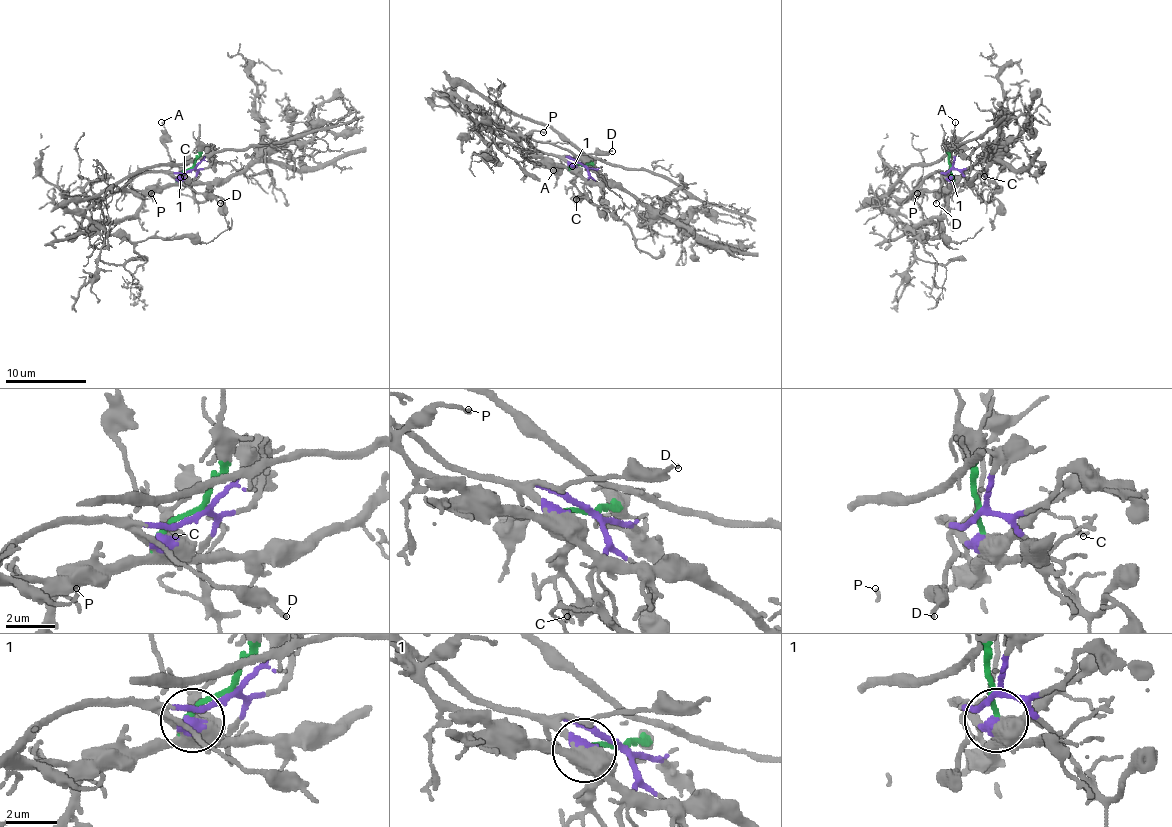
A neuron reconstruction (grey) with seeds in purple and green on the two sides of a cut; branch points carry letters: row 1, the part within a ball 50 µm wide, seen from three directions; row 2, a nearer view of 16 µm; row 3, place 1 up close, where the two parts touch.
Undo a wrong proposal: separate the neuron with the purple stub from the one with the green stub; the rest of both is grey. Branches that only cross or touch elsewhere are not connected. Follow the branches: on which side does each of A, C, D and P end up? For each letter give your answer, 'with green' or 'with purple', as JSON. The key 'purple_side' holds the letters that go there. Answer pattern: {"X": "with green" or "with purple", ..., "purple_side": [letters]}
{"A": "with purple", "C": "with purple", "D": "with purple", "P": "with green", "purple_side": ["A", "C", "D"]}

